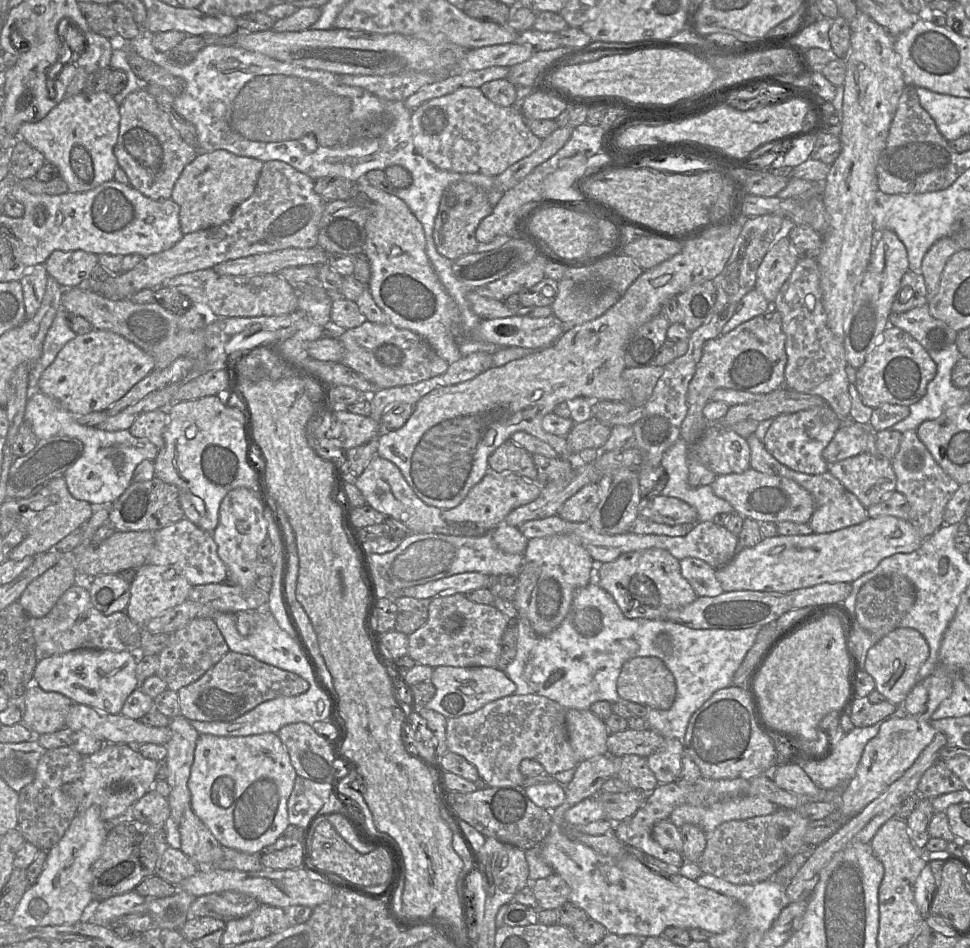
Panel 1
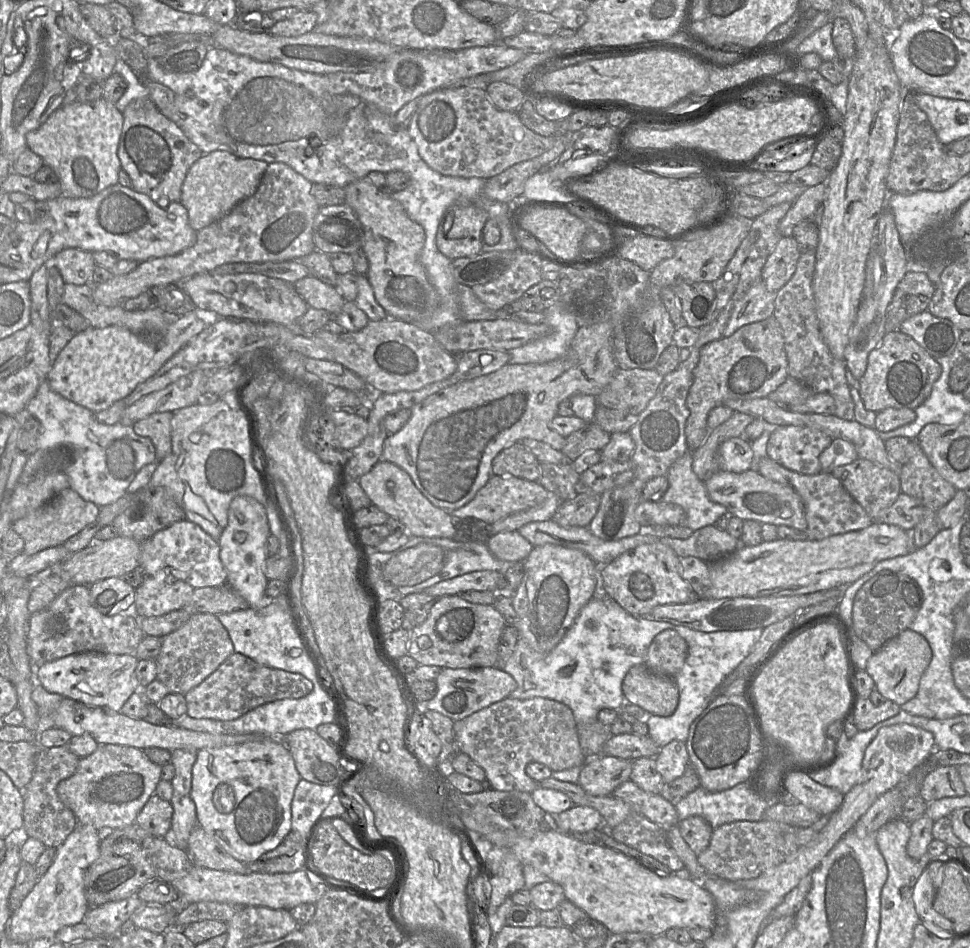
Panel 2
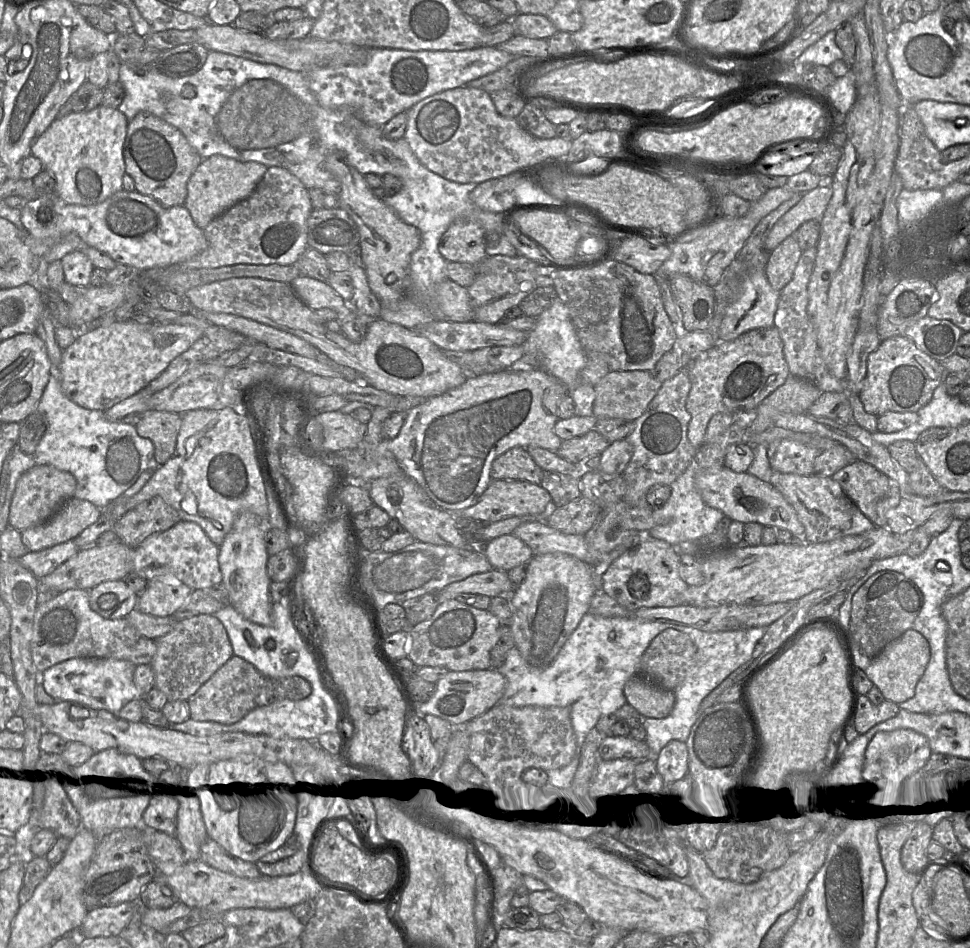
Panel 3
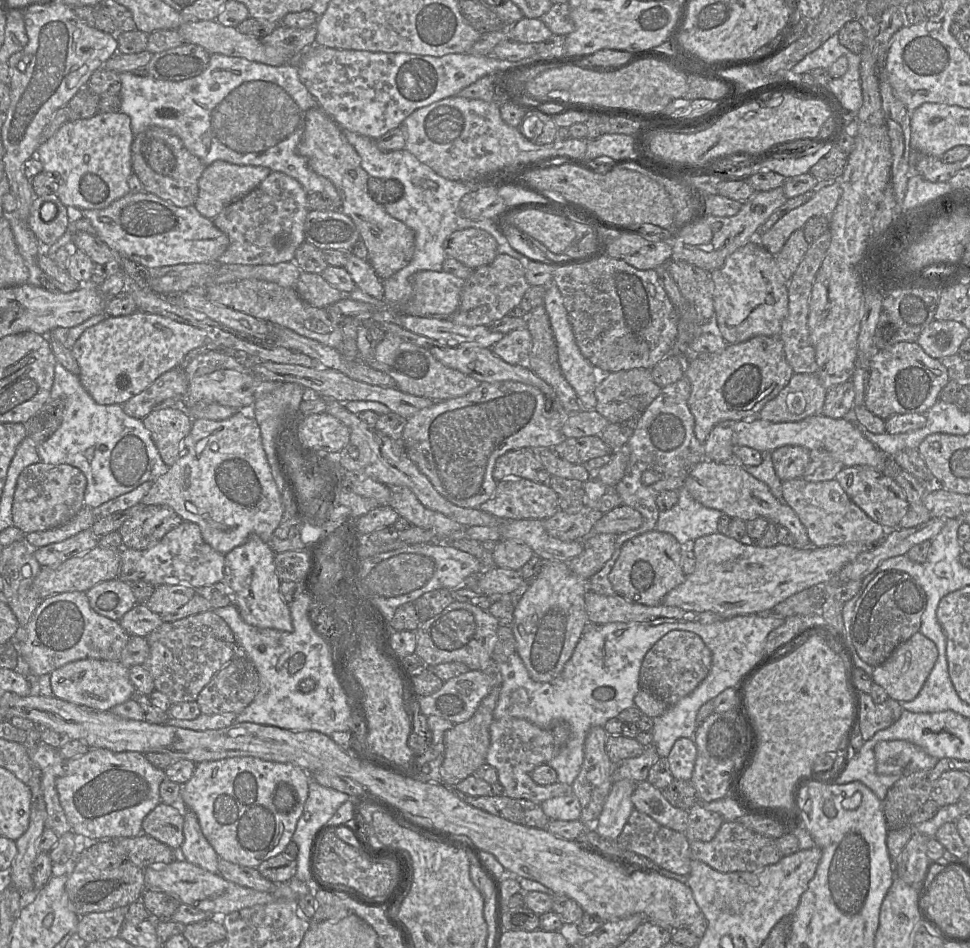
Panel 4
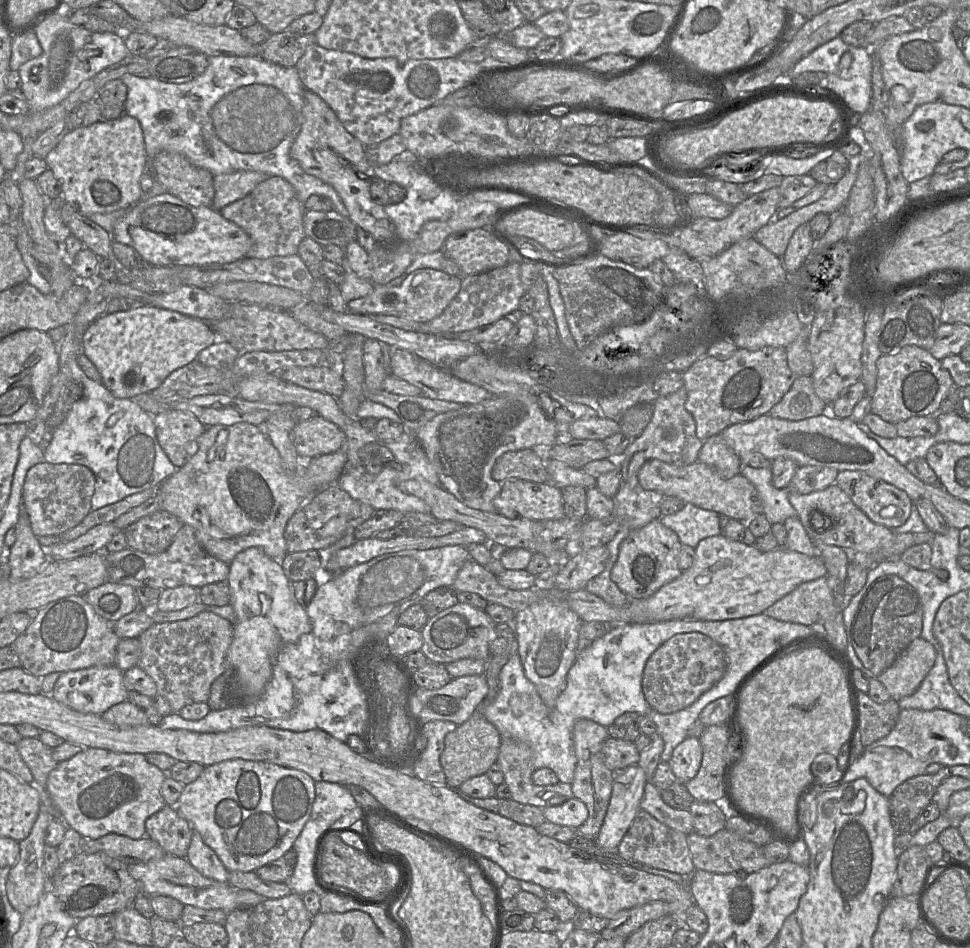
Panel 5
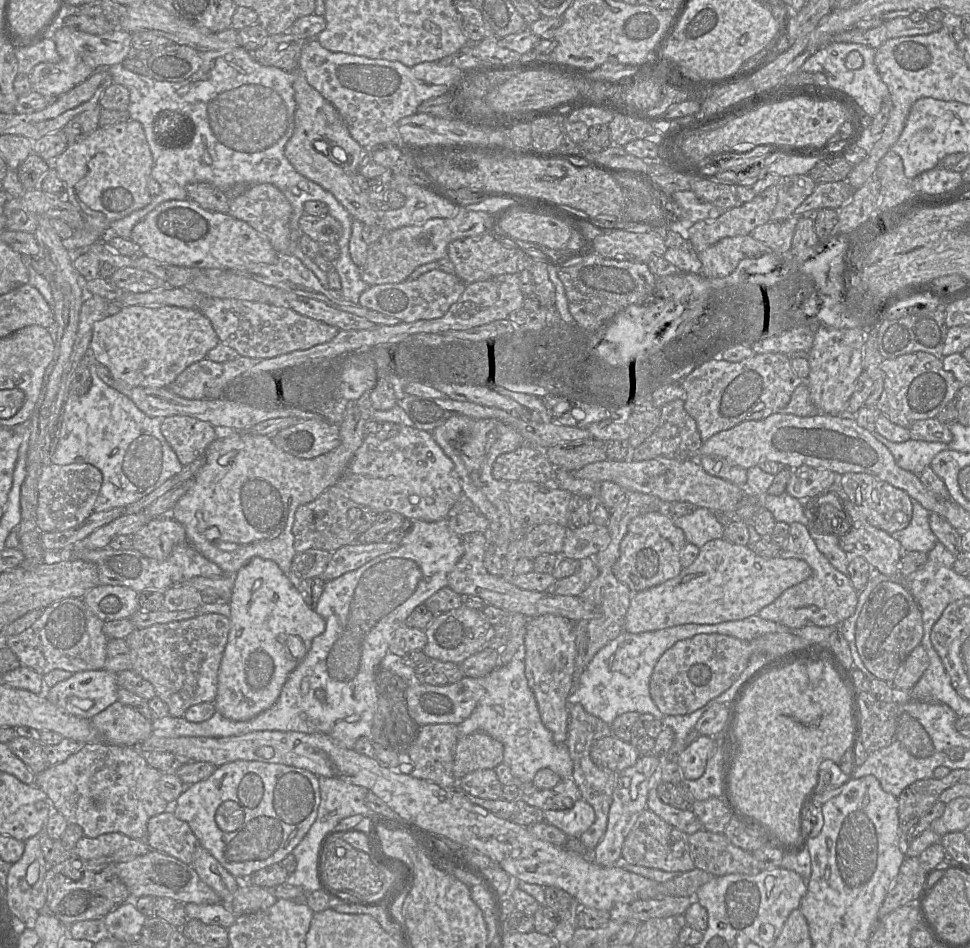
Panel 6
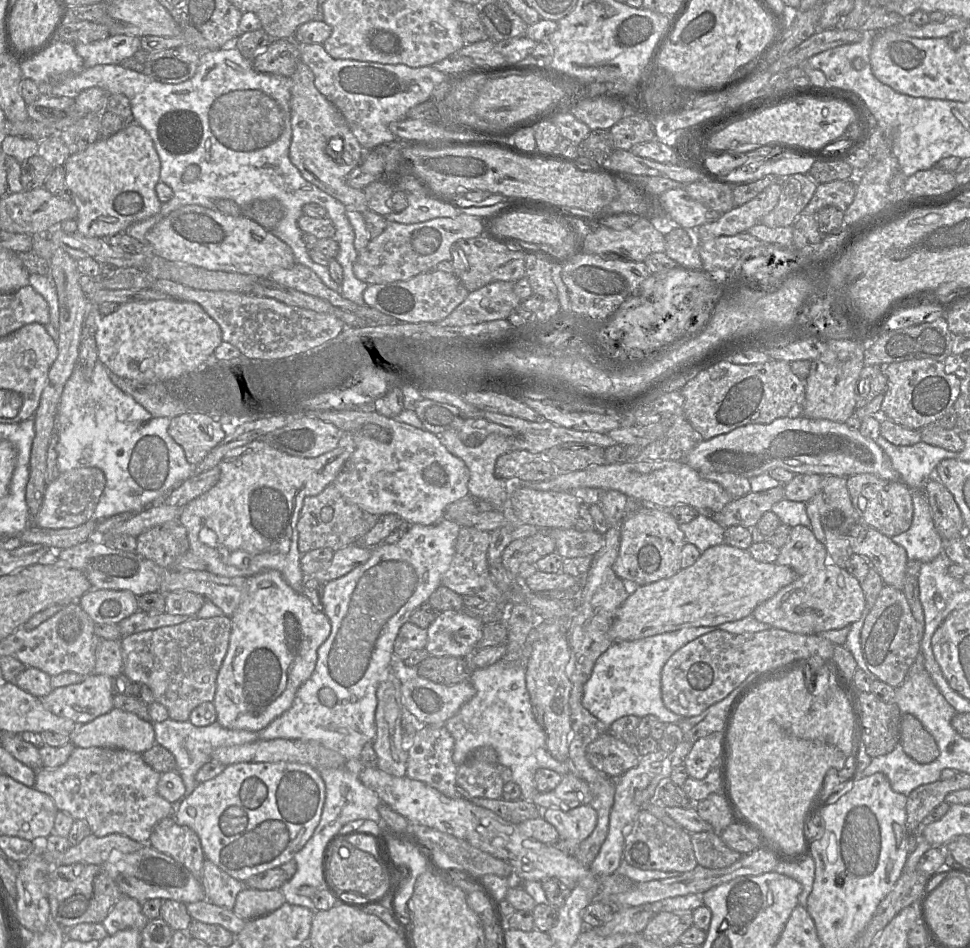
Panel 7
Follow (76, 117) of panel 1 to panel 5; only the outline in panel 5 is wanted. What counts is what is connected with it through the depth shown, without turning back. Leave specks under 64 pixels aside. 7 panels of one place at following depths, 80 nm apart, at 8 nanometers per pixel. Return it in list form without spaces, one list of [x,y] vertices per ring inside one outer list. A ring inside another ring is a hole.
[[[128,114],[112,121],[100,120],[89,126],[71,129],[47,154],[45,161],[48,169],[60,182],[62,200],[87,217],[119,209],[131,209],[143,198],[140,178],[145,172],[149,172],[148,156],[141,124]]]

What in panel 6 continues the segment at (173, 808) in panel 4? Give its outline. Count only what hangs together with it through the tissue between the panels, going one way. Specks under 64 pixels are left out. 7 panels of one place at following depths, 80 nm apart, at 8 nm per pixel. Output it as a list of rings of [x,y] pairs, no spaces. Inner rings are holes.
[[[168,810],[149,819],[146,841],[151,850],[175,857],[188,865],[192,865],[195,849],[200,845],[188,823]]]

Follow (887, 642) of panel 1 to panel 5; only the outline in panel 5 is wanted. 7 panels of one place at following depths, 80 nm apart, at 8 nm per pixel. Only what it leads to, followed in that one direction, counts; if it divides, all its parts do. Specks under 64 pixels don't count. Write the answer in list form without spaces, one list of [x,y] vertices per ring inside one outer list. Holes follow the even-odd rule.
[[[920,636],[915,638],[877,679],[887,689],[891,698],[899,701],[918,689],[935,660],[934,646]]]

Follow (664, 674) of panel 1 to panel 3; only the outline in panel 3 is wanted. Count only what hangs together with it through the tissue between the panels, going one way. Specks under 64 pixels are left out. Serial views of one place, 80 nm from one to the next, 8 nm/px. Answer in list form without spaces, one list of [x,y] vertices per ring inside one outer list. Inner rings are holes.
[[[642,674],[629,679],[623,692],[626,702],[646,718],[665,718],[676,703],[674,691],[663,688]]]

